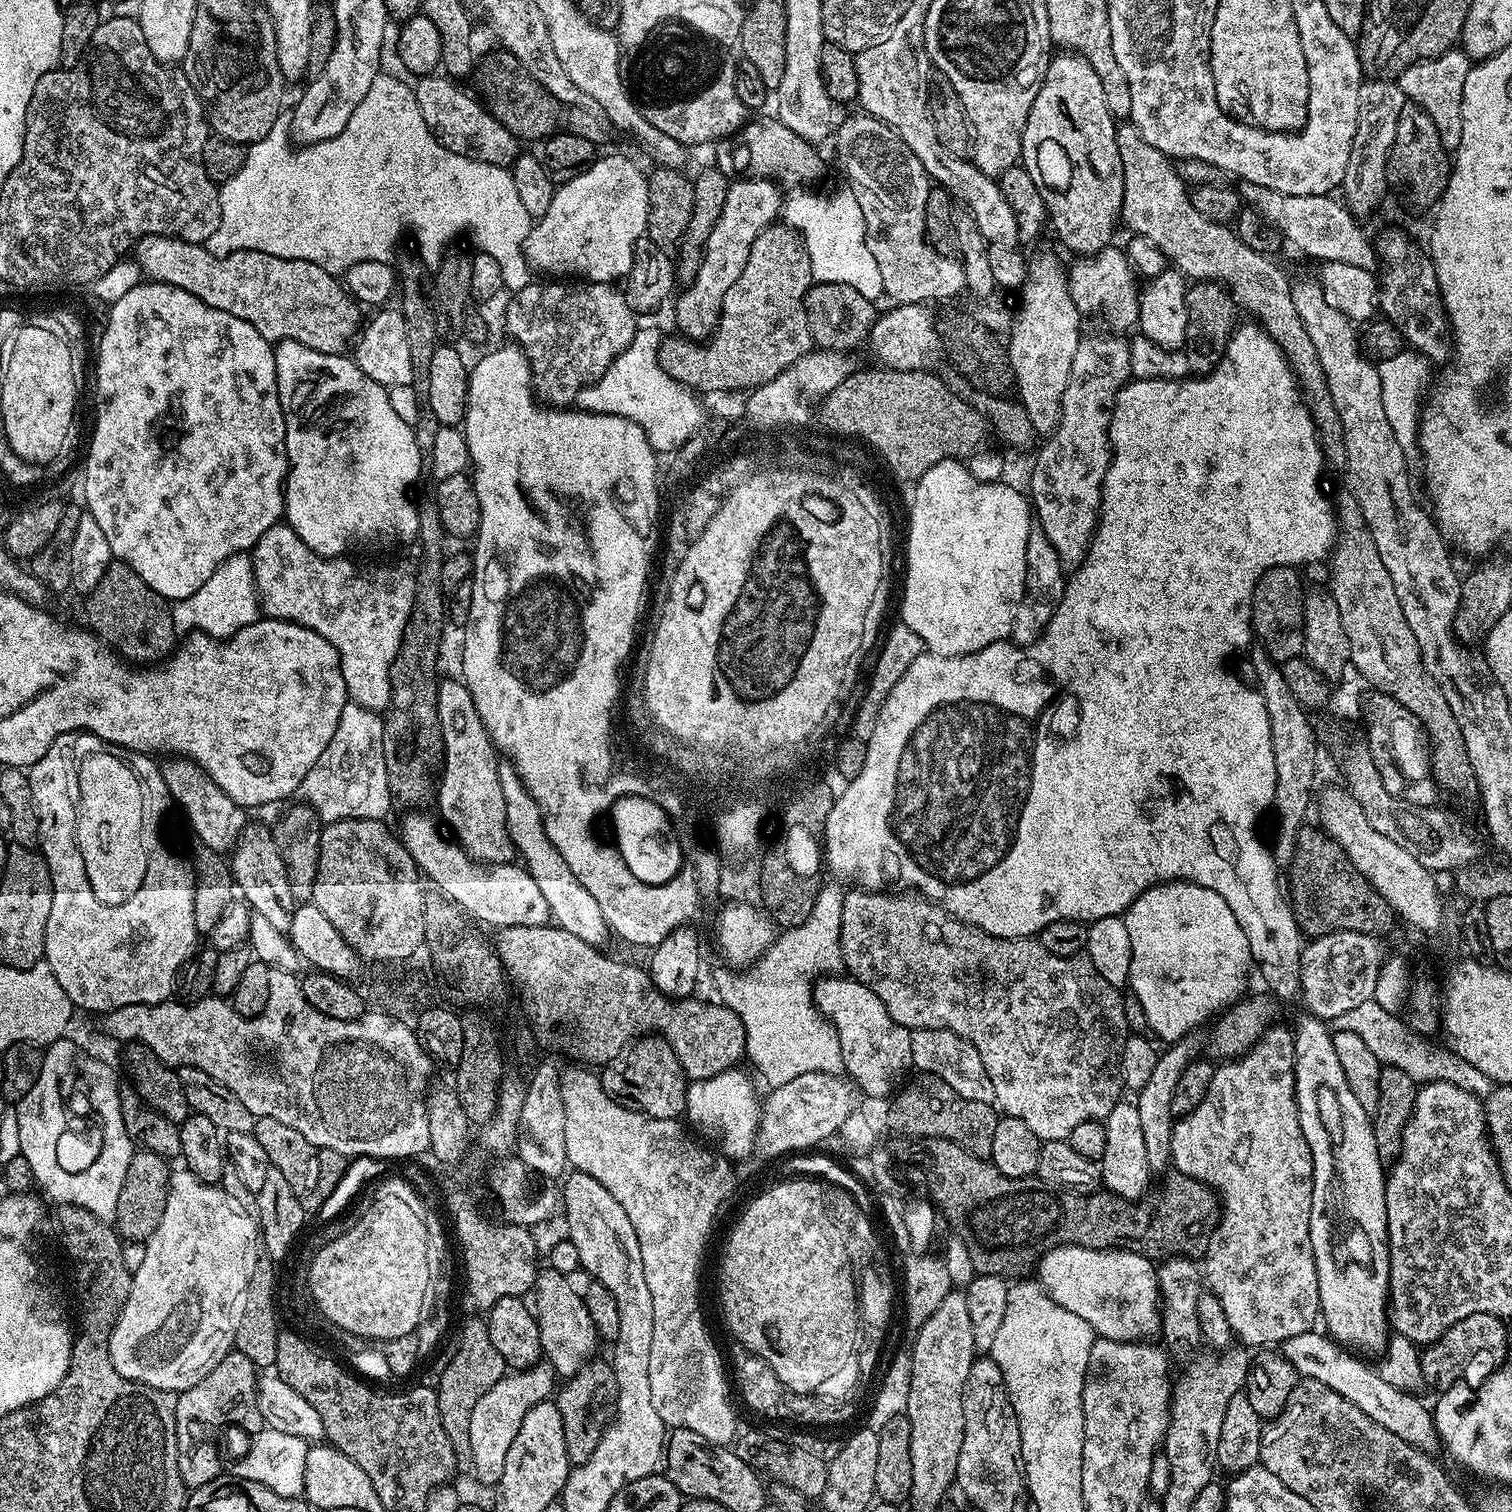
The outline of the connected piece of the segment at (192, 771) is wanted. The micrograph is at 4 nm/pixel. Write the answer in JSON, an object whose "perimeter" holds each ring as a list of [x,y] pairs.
{"perimeter":[[[168,758],[160,764],[160,773],[166,782],[169,794],[173,801],[184,811],[184,816],[188,819],[188,824],[192,827],[194,835],[200,839],[199,843],[203,847],[214,850],[221,854],[231,853],[240,841],[242,830],[250,823],[249,813],[230,794],[226,794],[219,786],[211,780],[197,766],[195,760],[185,760],[183,758]]]}

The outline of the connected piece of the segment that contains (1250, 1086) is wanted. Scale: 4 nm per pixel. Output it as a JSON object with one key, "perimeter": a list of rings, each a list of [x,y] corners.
{"perimeter":[[[1267,1027],[1260,1039],[1244,1055],[1229,1059],[1217,1067],[1214,1082],[1210,1082],[1210,1090],[1206,1090],[1206,1098],[1202,1098],[1202,1102],[1198,1102],[1194,1110],[1190,1110],[1173,1123],[1171,1167],[1177,1172],[1202,1182],[1220,1197],[1220,1221],[1216,1223],[1208,1243],[1208,1251],[1202,1257],[1202,1272],[1206,1277],[1207,1287],[1218,1298],[1226,1314],[1226,1322],[1230,1322],[1233,1337],[1249,1349],[1264,1350],[1269,1346],[1283,1345],[1284,1340],[1294,1338],[1294,1334],[1306,1334],[1313,1331],[1321,1319],[1321,1314],[1318,1298],[1318,1270],[1314,1266],[1314,1250],[1310,1246],[1312,1159],[1310,1146],[1306,1146],[1306,1138],[1298,1122],[1296,1087],[1294,1086],[1294,1032],[1291,1027]]]}

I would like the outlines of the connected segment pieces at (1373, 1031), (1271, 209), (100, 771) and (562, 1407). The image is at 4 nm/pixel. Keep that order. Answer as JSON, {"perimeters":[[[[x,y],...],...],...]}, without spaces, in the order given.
{"perimeters":[[[[1373,999],[1362,1002],[1361,1005],[1349,1010],[1346,1014],[1335,1019],[1334,1024],[1341,1032],[1352,1032],[1361,1038],[1362,1042],[1373,1051],[1380,1064],[1394,1065],[1410,1075],[1417,1084],[1444,1081],[1450,1085],[1459,1086],[1462,1090],[1486,1098],[1494,1087],[1492,1080],[1486,1074],[1460,1058],[1446,1046],[1432,1046],[1420,1032],[1414,1029],[1407,1021],[1400,1020],[1397,1013],[1390,1012]]],[[[1245,180],[1237,183],[1241,198],[1270,225],[1278,228],[1287,240],[1304,255],[1317,262],[1338,261],[1361,267],[1370,273],[1380,268],[1379,251],[1368,240],[1365,232],[1358,226],[1347,205],[1333,195],[1284,195],[1270,187],[1255,185]]],[[[119,755],[110,758],[94,756],[86,760],[79,778],[77,804],[77,842],[86,867],[87,881],[104,902],[123,902],[134,896],[146,874],[149,847],[143,836],[144,789],[139,773],[121,761]]],[[[589,1362],[582,1370],[567,1377],[554,1396],[558,1414],[562,1414],[562,1430],[566,1430],[568,1459],[573,1465],[586,1462],[590,1454],[594,1454],[616,1411],[616,1375],[612,1373],[612,1365],[596,1363]]]]}

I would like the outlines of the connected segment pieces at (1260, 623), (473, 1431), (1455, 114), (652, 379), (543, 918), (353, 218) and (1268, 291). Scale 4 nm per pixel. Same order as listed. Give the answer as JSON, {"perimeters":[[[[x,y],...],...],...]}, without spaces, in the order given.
{"perimeters":[[[[1271,568],[1262,574],[1252,595],[1252,626],[1258,640],[1264,643],[1267,659],[1281,665],[1290,658],[1304,655],[1305,581],[1296,568]]],[[[541,1362],[532,1368],[509,1371],[482,1398],[478,1398],[477,1405],[470,1412],[470,1454],[472,1455],[472,1472],[482,1483],[488,1486],[495,1486],[502,1478],[502,1470],[506,1467],[506,1453],[510,1450],[510,1445],[514,1443],[514,1438],[518,1435],[518,1429],[522,1427],[522,1418],[530,1414],[530,1410],[538,1402],[549,1399],[557,1387],[558,1377],[551,1364]]],[[[1452,49],[1436,59],[1412,64],[1397,77],[1396,83],[1407,101],[1418,104],[1426,110],[1438,128],[1439,138],[1449,152],[1454,152],[1462,140],[1462,95],[1472,62],[1468,54]]],[[[641,327],[630,346],[614,358],[612,365],[597,380],[578,390],[574,404],[581,412],[614,414],[644,424],[656,447],[674,448],[696,428],[700,422],[700,409],[688,393],[660,372],[658,350],[661,339],[662,332],[658,329]]],[[[408,810],[405,812],[408,813],[405,814],[400,828],[398,827],[398,835],[406,846],[410,858],[414,858],[416,867],[420,869],[421,873],[429,881],[432,879],[437,884],[433,885],[449,900],[453,900],[462,911],[468,913],[473,921],[479,922],[481,925],[489,924],[492,930],[499,930],[506,926],[542,926],[549,923],[550,913],[546,904],[546,894],[542,894],[538,882],[534,882],[534,878],[530,878],[527,868],[516,862],[485,866],[480,861],[468,856],[466,850],[449,839],[447,835],[444,837],[436,829],[435,822],[424,813],[424,810]]],[[[387,74],[376,76],[374,82],[370,82],[370,90],[366,93],[366,98],[362,98],[362,102],[358,102],[358,110],[354,110],[354,114],[350,114],[350,122],[346,122],[346,130],[342,130],[342,134],[317,144],[305,144],[297,147],[295,149],[297,152],[292,152],[291,147],[293,148],[290,143],[290,128],[284,122],[277,122],[270,130],[270,134],[266,134],[266,138],[247,145],[244,161],[238,174],[234,174],[234,178],[230,178],[225,184],[219,185],[220,221],[218,222],[218,230],[214,230],[214,234],[210,234],[210,238],[206,241],[206,247],[210,250],[210,254],[225,256],[231,252],[258,250],[262,254],[274,254],[278,258],[294,258],[295,260],[314,262],[318,266],[322,266],[322,270],[333,274],[343,274],[348,271],[350,266],[354,266],[358,262],[391,261],[393,259],[391,257],[392,251],[395,250],[400,235],[409,228],[413,238],[416,239],[417,246],[420,247],[418,249],[419,255],[429,269],[434,270],[444,259],[445,252],[449,251],[450,244],[448,243],[455,236],[462,235],[463,232],[472,232],[472,240],[477,244],[475,247],[479,251],[490,254],[490,258],[494,258],[498,262],[498,266],[502,270],[502,282],[509,293],[520,292],[526,285],[533,283],[534,269],[528,265],[528,259],[524,253],[524,243],[532,229],[534,217],[526,214],[526,205],[522,203],[518,189],[514,187],[511,171],[502,164],[482,162],[451,152],[445,144],[440,142],[439,136],[433,132],[432,127],[426,122],[426,118],[422,118],[422,110],[418,110],[416,94],[411,83],[407,84],[406,81],[399,80],[396,76],[387,76]]],[[[1117,123],[1116,141],[1118,158],[1122,158],[1124,197],[1120,219],[1123,227],[1128,227],[1133,237],[1148,240],[1174,265],[1175,271],[1183,272],[1189,281],[1213,280],[1227,288],[1235,304],[1243,311],[1245,308],[1252,315],[1249,317],[1270,338],[1274,338],[1276,345],[1284,352],[1312,412],[1325,457],[1329,461],[1343,461],[1342,422],[1328,393],[1328,382],[1322,362],[1318,360],[1318,350],[1314,348],[1314,342],[1310,342],[1310,334],[1302,324],[1298,306],[1294,306],[1290,276],[1266,253],[1251,248],[1242,237],[1235,236],[1226,225],[1219,224],[1216,221],[1219,219],[1199,212],[1192,201],[1189,185],[1174,167],[1173,161],[1154,150],[1150,142],[1143,140],[1135,124]]]]}

